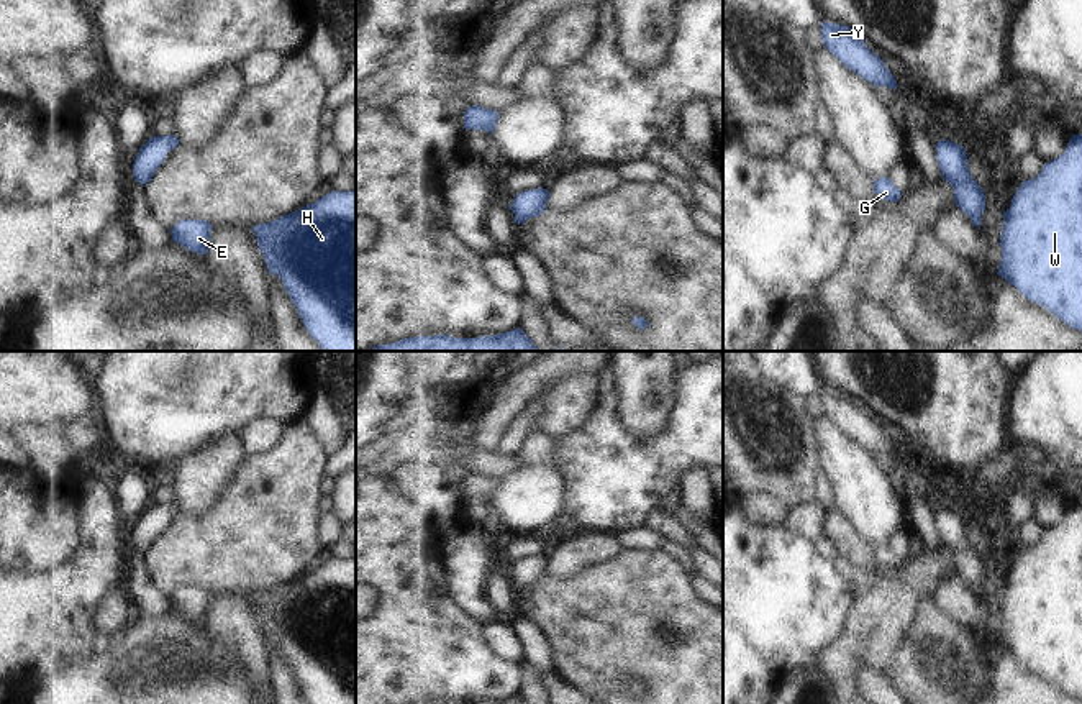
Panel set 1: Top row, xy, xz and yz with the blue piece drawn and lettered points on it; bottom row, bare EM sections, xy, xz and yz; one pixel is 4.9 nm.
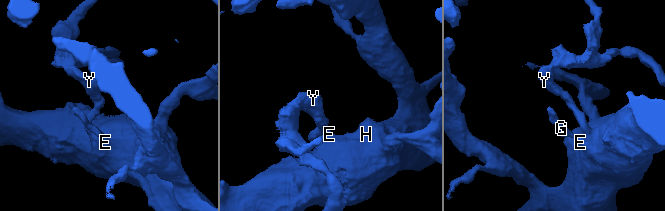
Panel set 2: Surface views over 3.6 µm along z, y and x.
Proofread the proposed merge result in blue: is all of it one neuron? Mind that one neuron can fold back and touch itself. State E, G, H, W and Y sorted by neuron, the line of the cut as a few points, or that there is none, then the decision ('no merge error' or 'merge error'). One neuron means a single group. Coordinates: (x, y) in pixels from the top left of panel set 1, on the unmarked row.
groups E G H W Y; cut none; no merge error

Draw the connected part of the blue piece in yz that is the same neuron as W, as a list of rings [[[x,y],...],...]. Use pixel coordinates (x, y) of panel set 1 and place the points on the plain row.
[[[1082,502],[1041,540],[1023,548],[1003,579],[1002,629],[997,638],[1026,666],[1043,673],[1071,696],[1082,699]]]

